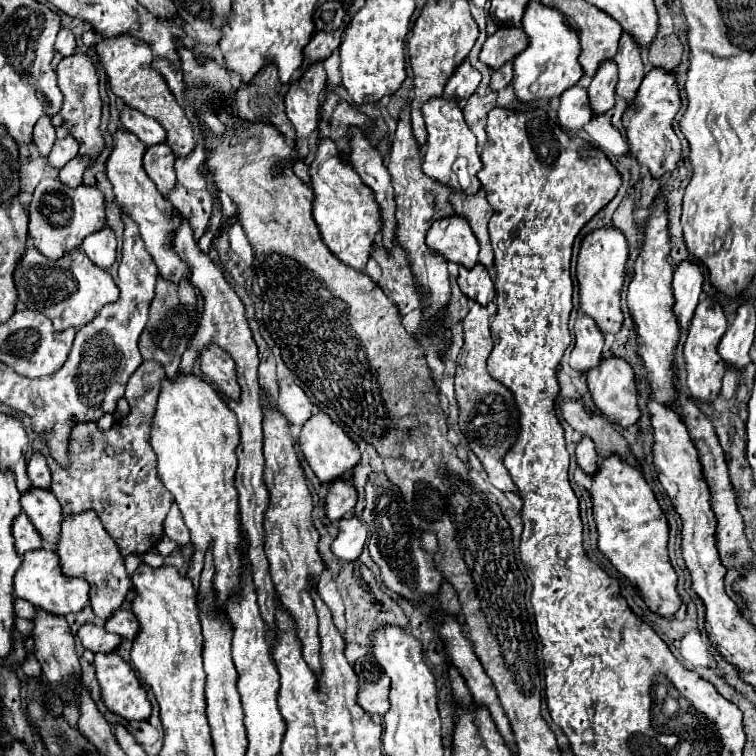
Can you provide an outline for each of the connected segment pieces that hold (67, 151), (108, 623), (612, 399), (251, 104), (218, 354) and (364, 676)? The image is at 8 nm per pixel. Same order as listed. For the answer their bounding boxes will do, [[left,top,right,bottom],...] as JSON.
[[47,132,79,168],[103,610,139,640],[587,358,641,428],[237,64,291,144],[201,346,241,400],[355,658,389,716]]

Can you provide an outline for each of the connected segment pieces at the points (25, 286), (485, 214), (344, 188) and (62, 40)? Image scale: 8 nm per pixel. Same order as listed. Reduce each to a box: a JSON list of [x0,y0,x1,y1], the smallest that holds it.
[[13,246,119,330],[449,188,493,268],[309,140,381,270],[55,28,77,56]]

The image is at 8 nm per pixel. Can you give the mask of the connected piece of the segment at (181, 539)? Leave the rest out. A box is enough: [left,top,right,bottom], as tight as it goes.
[164,502,190,545]

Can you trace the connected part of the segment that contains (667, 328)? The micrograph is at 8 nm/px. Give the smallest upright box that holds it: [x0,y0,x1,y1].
[627,194,679,406]

